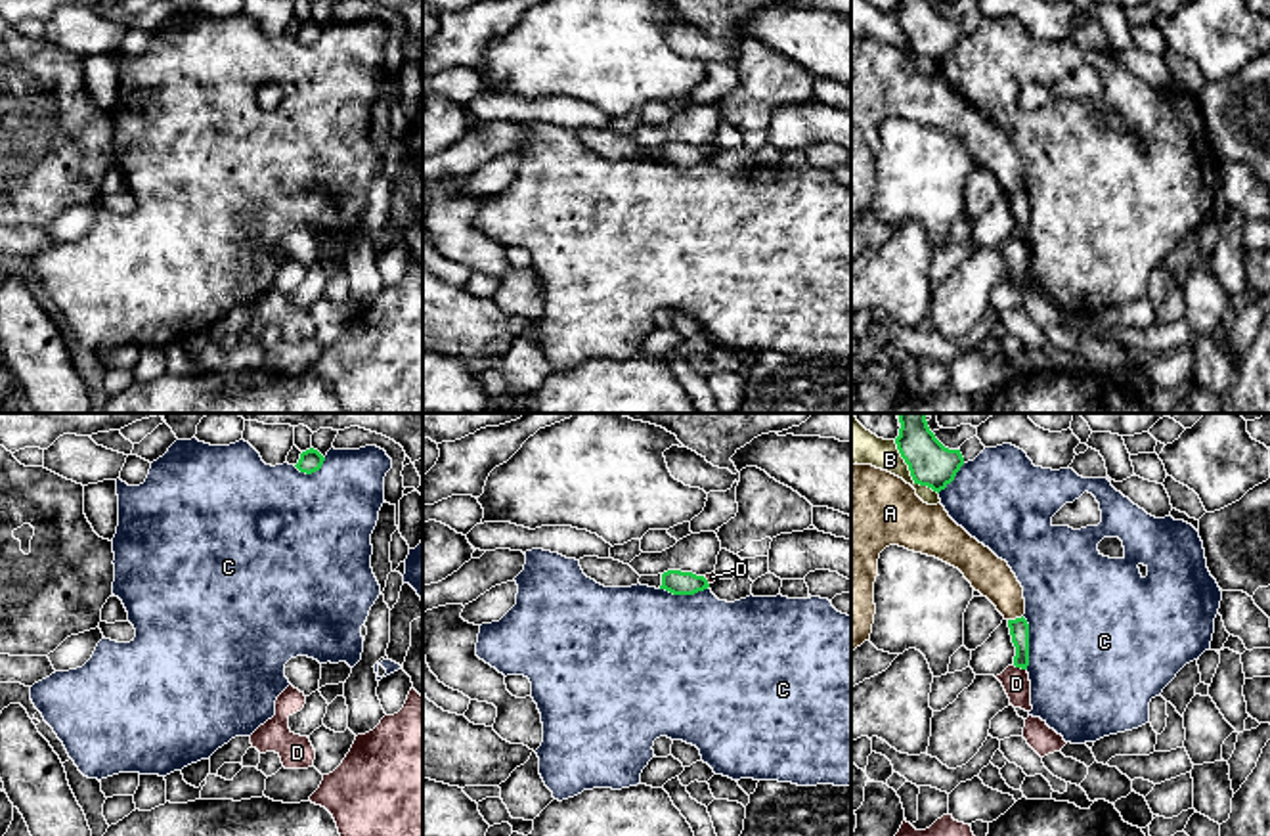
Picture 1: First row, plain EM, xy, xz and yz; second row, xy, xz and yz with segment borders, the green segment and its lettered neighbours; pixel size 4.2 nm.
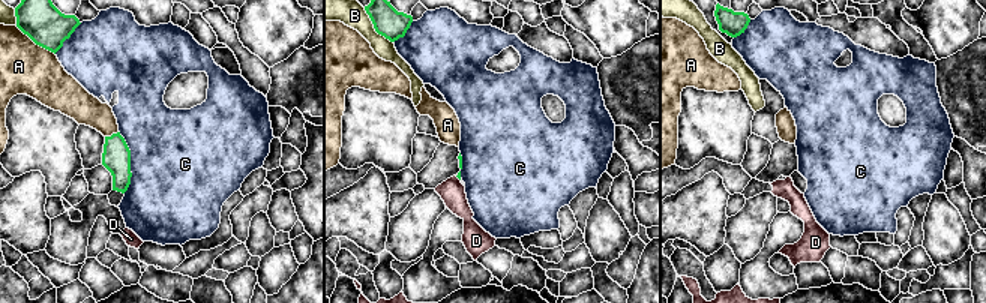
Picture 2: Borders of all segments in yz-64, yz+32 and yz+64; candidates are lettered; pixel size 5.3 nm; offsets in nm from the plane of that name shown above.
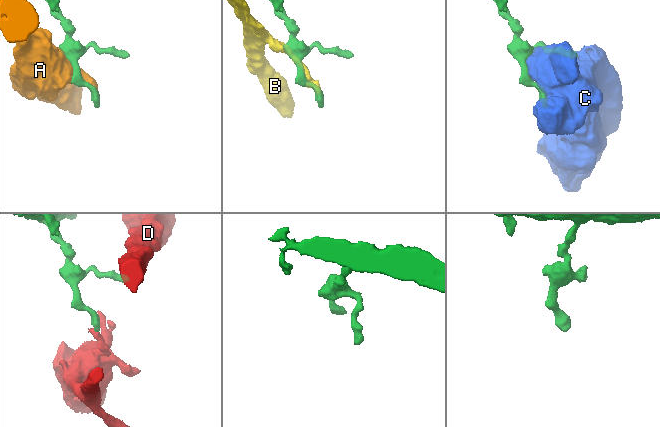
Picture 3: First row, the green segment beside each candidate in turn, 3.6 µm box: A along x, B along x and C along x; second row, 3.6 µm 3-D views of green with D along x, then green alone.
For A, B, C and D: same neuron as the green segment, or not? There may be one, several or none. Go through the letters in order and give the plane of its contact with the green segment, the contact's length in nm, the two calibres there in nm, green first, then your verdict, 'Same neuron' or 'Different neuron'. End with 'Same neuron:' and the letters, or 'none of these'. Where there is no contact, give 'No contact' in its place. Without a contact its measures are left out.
A: Touches green in yz. Shared border 70 nm. Thickness 80 nm (green) against 170 nm. Different neuron
B: Touches green in yz. Shared border 300 nm. Thickness 190 nm (green) against 150 nm. Different neuron
C: Touches green in yz. Shared border 220 nm. Thickness 80 nm (green) against 500 nm. Different neuron
D: Touches green in yz. Shared border 70 nm. Thickness 80 nm (green) against 120 nm. Different neuron
Same neuron: none of these

